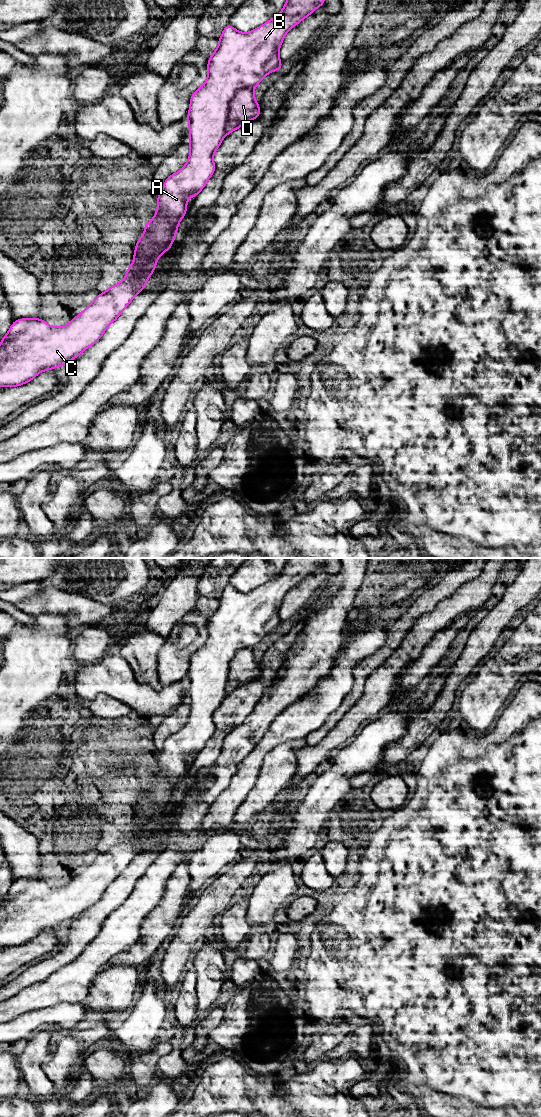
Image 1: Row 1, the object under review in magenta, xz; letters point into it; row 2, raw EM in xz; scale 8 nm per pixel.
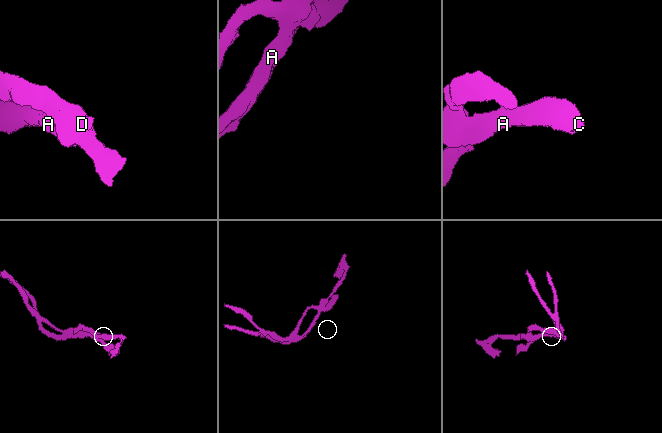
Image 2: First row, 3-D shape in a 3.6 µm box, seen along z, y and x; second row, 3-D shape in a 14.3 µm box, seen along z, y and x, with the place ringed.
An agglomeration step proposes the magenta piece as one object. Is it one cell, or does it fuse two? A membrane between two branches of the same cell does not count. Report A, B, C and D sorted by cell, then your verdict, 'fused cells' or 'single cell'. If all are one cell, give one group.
A B C / D | fused cells

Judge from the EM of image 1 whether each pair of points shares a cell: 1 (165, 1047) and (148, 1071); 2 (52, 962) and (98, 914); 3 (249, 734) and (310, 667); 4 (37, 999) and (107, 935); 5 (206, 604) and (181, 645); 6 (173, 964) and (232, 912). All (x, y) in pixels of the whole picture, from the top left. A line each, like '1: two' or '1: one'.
1: one
2: one
3: one
4: one
5: one
6: two

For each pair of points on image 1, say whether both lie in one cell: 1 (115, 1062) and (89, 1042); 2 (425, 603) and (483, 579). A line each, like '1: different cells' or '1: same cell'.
1: different cells
2: different cells

